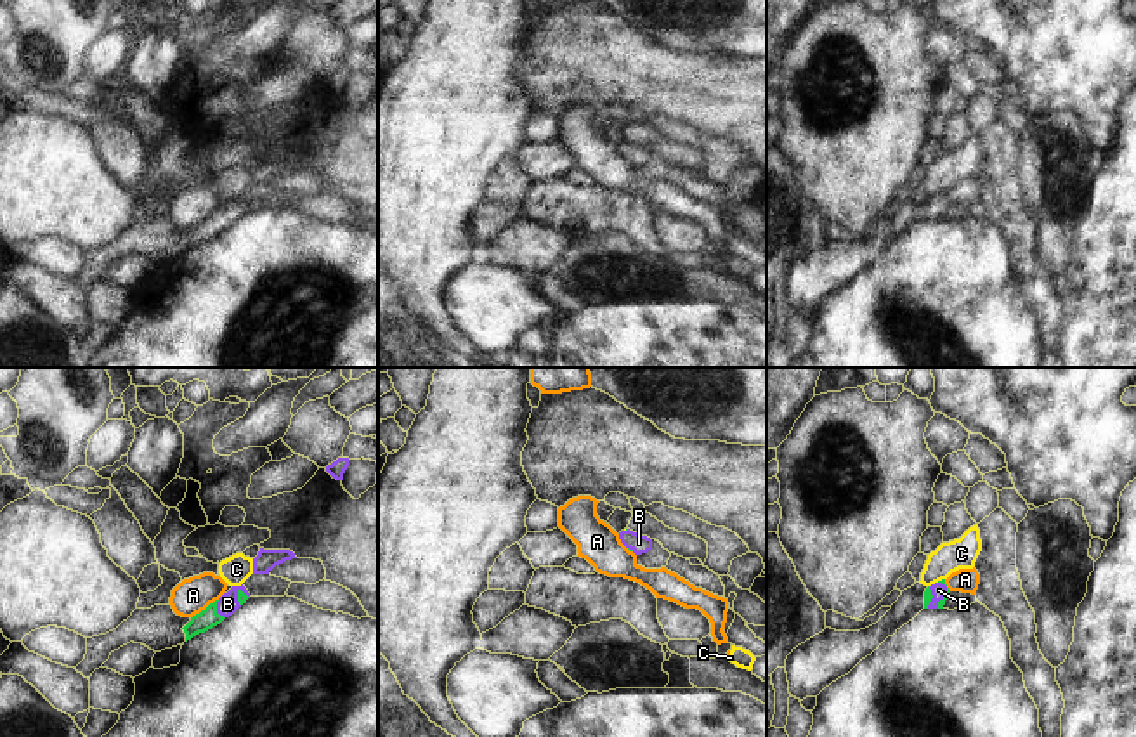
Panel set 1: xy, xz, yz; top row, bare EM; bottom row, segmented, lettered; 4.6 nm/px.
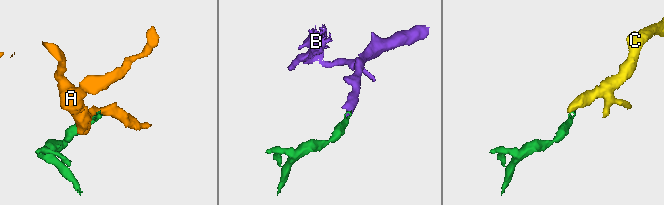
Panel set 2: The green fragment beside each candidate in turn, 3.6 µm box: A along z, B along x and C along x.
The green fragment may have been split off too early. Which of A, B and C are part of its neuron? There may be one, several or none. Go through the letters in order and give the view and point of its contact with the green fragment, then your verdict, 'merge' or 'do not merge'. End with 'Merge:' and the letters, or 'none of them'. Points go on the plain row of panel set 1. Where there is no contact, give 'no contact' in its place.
A: xy (205, 221) | do not merge
B: xy (215, 221) | merge
C: yz (942, 191) | do not merge
Merge: B

